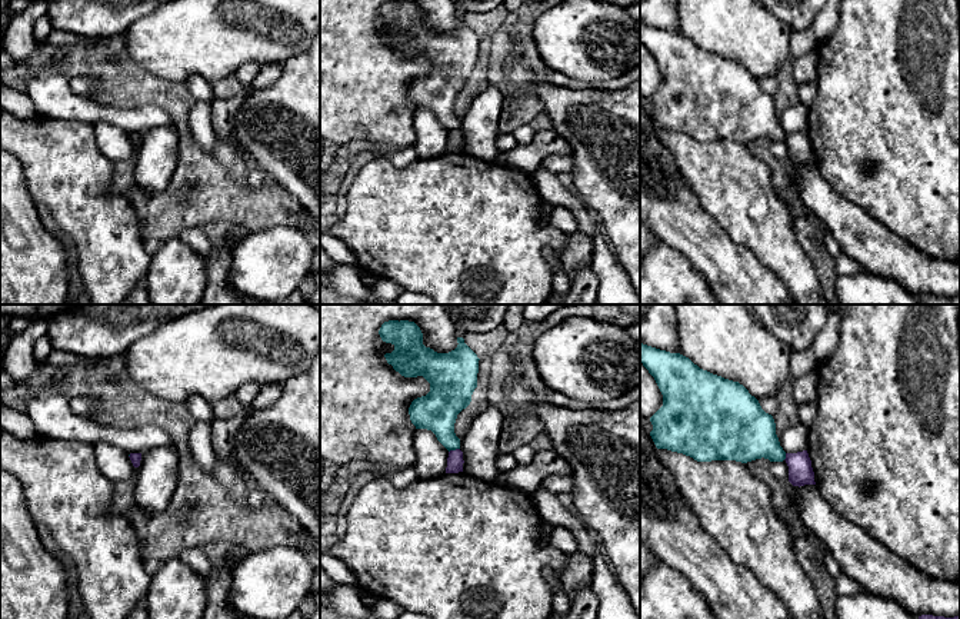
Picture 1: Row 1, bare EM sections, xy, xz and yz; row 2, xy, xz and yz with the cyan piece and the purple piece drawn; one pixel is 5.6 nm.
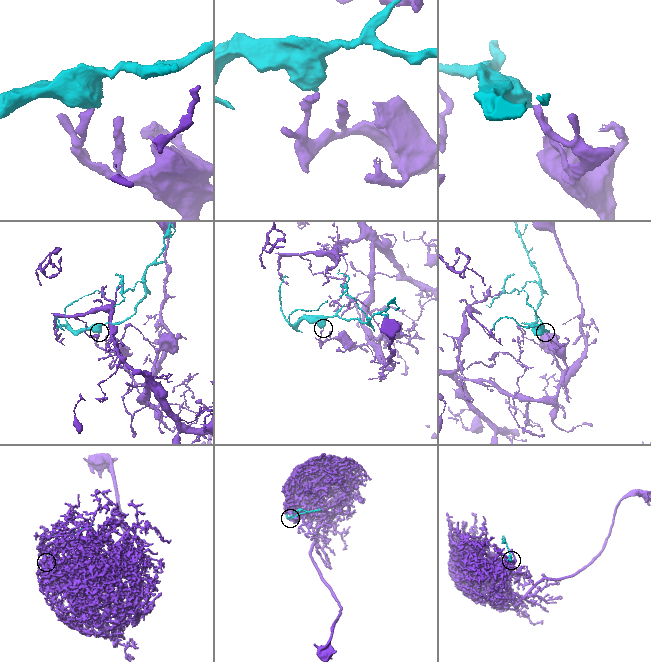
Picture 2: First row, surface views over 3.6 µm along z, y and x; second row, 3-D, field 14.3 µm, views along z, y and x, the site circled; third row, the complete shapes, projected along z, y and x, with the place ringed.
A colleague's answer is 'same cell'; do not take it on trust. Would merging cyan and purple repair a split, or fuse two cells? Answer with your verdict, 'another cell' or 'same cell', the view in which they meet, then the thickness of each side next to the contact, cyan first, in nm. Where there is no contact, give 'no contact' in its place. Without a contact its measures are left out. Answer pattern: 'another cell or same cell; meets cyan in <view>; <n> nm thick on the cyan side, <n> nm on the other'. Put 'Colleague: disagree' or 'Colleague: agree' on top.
Colleague: disagree
another cell; meets cyan in xz; 220 nm thick on the cyan side, 100 nm on the other

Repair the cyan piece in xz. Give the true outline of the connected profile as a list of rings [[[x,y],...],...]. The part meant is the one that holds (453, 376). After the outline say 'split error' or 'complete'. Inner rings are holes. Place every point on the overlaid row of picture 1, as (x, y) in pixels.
[[[409,320],[384,322],[379,335],[394,346],[384,357],[396,372],[404,377],[423,376],[430,383],[430,392],[409,407],[411,423],[416,429],[431,430],[449,452],[460,449],[454,423],[477,387],[477,355],[463,337],[457,337],[454,350],[437,353],[423,345],[420,327]]]; complete

